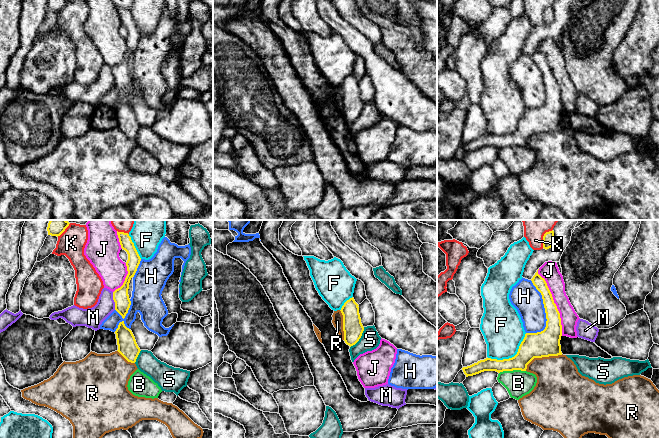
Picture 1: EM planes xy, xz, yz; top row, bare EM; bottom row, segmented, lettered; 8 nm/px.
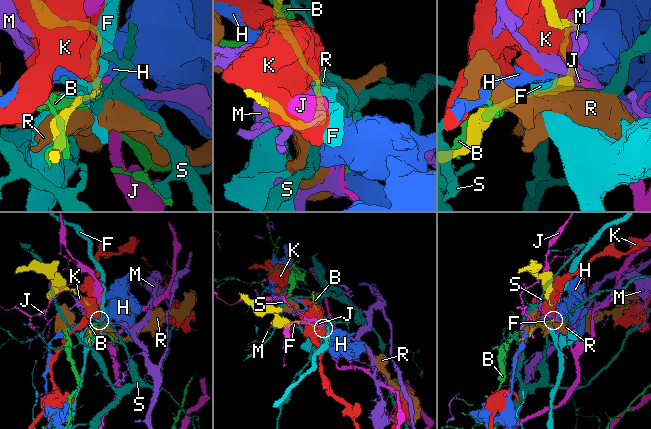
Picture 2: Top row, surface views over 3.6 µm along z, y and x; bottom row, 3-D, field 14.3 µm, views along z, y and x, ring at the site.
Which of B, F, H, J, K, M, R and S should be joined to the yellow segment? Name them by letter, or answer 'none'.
none

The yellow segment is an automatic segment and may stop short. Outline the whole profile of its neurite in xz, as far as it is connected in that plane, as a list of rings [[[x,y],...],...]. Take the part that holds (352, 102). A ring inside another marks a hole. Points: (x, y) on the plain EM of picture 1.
[[[352,73],[344,79],[340,86],[343,91],[344,117],[350,123],[359,117],[364,107],[358,82]]]

